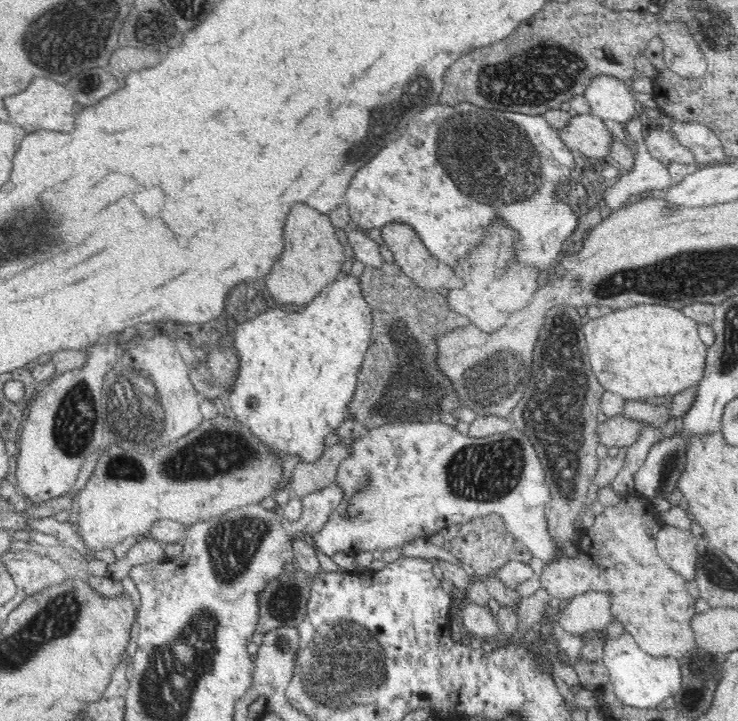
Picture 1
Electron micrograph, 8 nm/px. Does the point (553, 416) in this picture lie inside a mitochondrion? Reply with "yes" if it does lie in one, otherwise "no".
yes

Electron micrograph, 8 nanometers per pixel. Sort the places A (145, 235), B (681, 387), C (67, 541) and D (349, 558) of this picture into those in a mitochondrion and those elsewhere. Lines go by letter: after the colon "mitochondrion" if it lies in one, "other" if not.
A: other
B: other
C: other
D: other

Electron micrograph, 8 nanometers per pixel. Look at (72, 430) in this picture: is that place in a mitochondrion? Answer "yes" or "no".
yes

